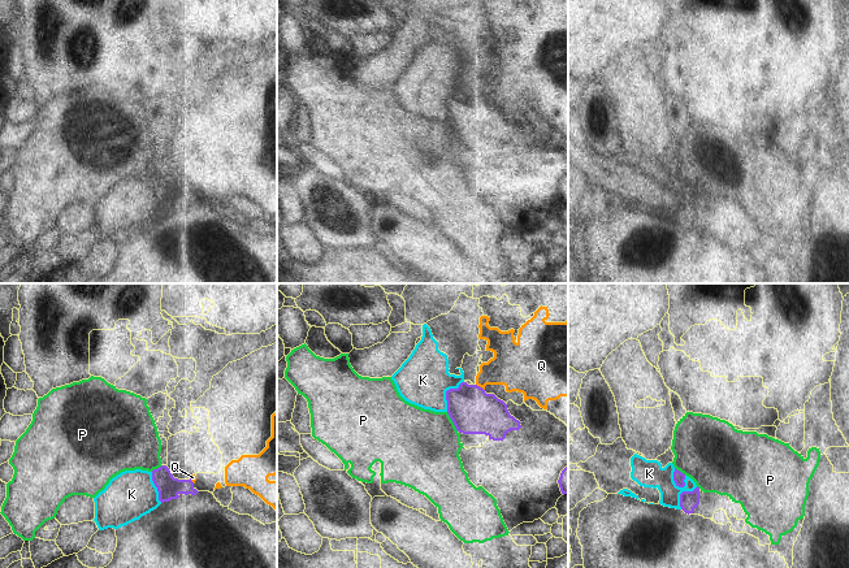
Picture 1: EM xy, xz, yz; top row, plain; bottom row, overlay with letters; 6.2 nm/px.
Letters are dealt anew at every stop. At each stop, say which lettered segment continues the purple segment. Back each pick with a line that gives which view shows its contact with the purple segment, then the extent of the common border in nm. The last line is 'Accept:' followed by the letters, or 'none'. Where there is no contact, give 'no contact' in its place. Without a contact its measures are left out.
Accept: none

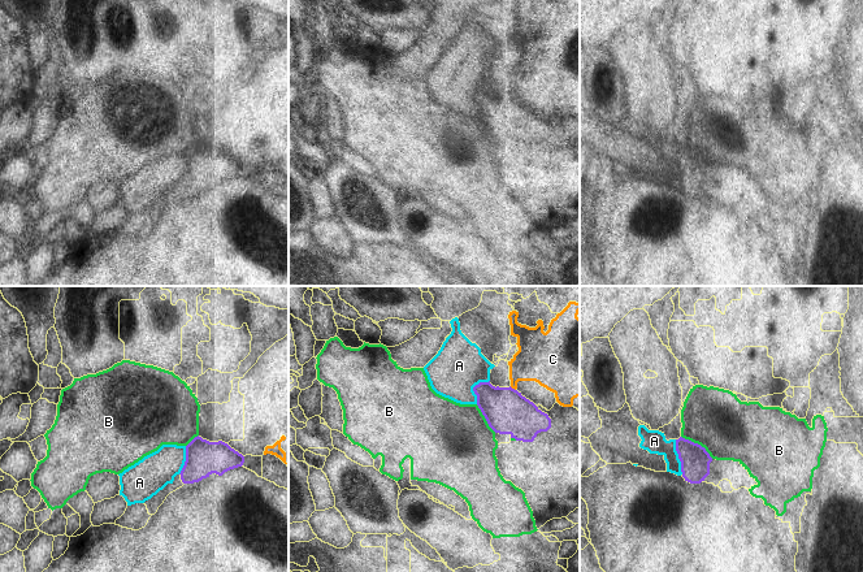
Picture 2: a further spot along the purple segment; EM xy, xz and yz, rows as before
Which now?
Accept: none

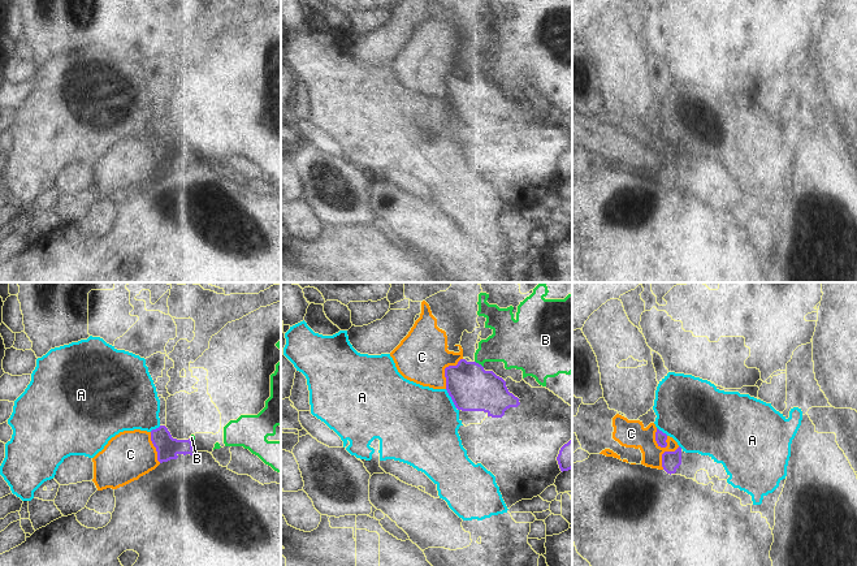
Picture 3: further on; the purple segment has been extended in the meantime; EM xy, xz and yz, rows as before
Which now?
Accept: none

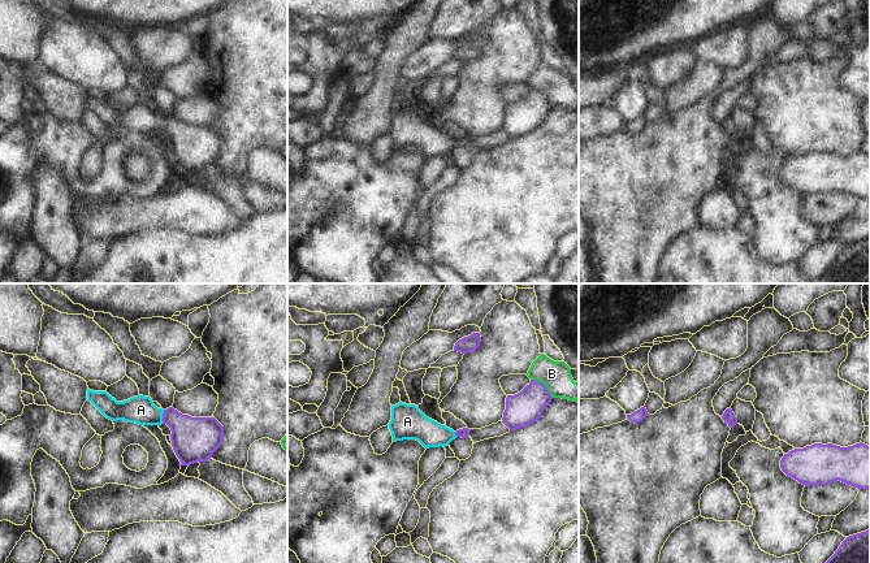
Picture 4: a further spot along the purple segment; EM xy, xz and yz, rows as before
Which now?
A: contact in xy; length 90 nm
Accept: A

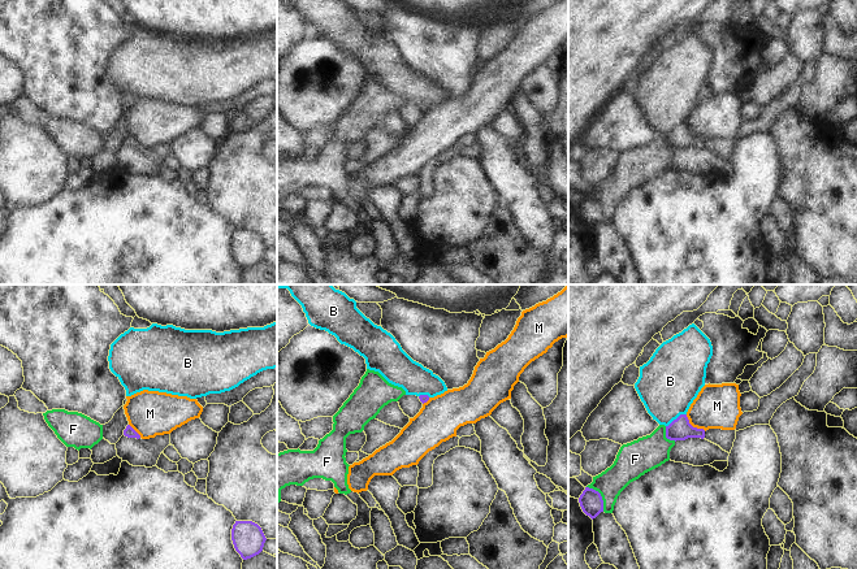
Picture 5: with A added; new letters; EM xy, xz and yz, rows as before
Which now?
Accept: none

